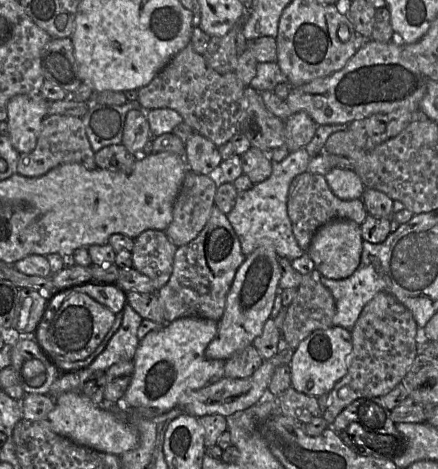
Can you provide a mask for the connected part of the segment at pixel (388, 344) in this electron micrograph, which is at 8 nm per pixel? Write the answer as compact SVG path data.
M379 292L364 307L352 334L352 352L347 374L330 393L330 404L321 417L328 424L360 398L380 398L401 383L419 354L418 325L412 313L394 296Z

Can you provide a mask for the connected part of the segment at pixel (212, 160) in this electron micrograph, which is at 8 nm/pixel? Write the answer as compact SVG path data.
M194 132L185 142L185 161L197 174L215 176L222 158L211 140Z

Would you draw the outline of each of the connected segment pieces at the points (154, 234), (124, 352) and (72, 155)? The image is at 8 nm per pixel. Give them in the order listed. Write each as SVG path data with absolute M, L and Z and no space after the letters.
M145 230L134 239L133 267L150 278L155 292L170 279L177 248L162 230Z
M127 303L123 309L121 326L88 369L93 372L106 371L118 362L134 361L140 342L137 332L142 320L143 318Z
M47 115L42 122L35 149L19 155L17 173L25 177L39 177L51 169L66 164L78 163L89 170L97 168L95 152L88 140L82 118L65 115Z

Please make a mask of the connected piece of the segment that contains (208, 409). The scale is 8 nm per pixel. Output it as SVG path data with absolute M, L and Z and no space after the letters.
M288 347L283 351L278 351L273 357L264 360L259 369L251 376L245 379L221 378L218 382L206 387L187 391L178 401L177 408L185 413L194 415L197 418L206 415L219 414L229 417L236 412L243 411L257 404L260 400L265 399L269 394L268 386L276 369L283 364L290 364L293 357L293 349Z

